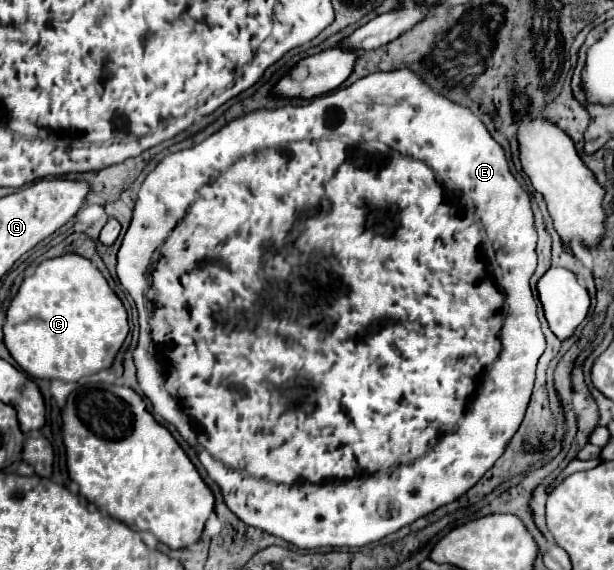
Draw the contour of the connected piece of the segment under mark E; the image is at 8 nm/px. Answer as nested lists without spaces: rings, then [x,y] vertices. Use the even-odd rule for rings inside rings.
[[[408,68],[369,74],[346,88],[318,96],[308,104],[250,112],[228,122],[204,142],[168,154],[142,182],[130,228],[118,250],[118,278],[134,298],[138,311],[140,337],[133,358],[139,387],[152,400],[154,410],[166,422],[174,424],[180,436],[196,448],[208,476],[220,486],[226,506],[244,524],[260,528],[298,548],[366,546],[462,496],[502,456],[508,440],[516,434],[532,394],[536,362],[546,348],[536,302],[530,292],[530,276],[536,270],[534,248],[536,228],[532,202],[510,174],[500,144],[488,134],[476,114],[466,106],[452,104],[447,97],[430,92],[430,88],[420,82],[420,76]],[[216,170],[222,172],[212,180]],[[388,212],[392,212],[398,222],[392,222]],[[212,372],[214,382],[208,382]]]

